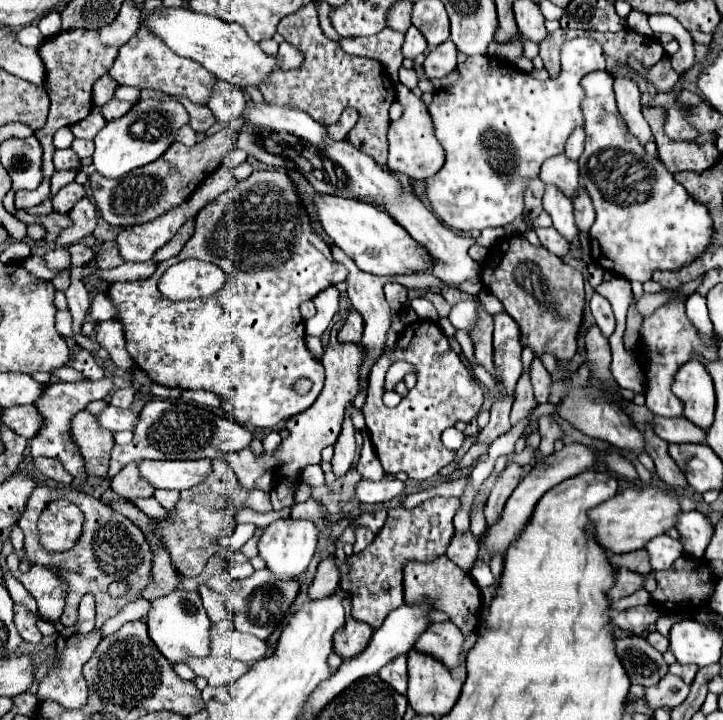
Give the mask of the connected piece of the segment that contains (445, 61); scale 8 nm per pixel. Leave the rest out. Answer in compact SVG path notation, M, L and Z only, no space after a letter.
M451 41L441 43L439 47L435 47L423 63L425 75L429 79L437 79L437 77L447 77L451 71L455 71L457 67L457 47Z

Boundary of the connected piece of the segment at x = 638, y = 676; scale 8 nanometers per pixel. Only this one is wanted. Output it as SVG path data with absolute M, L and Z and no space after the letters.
M643 637L615 639L617 657L623 663L631 683L649 687L667 675L667 663L659 651L655 651Z

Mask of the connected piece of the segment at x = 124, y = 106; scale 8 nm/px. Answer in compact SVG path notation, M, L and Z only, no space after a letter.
M111 99L109 103L105 103L105 105L101 107L101 111L103 111L103 117L105 117L107 121L115 121L115 119L127 115L127 113L131 111L131 107L133 107L133 103L129 103L129 101Z

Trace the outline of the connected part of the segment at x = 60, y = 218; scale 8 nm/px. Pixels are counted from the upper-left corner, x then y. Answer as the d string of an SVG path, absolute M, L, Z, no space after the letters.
M25 213L23 221L25 221L27 225L35 225L35 223L37 223L37 225L43 225L43 227L45 227L43 243L45 243L47 247L53 247L53 241L55 241L57 233L59 233L63 227L71 225L69 217L67 217L67 215L59 215L59 213L47 213L47 215L29 215L29 213Z

